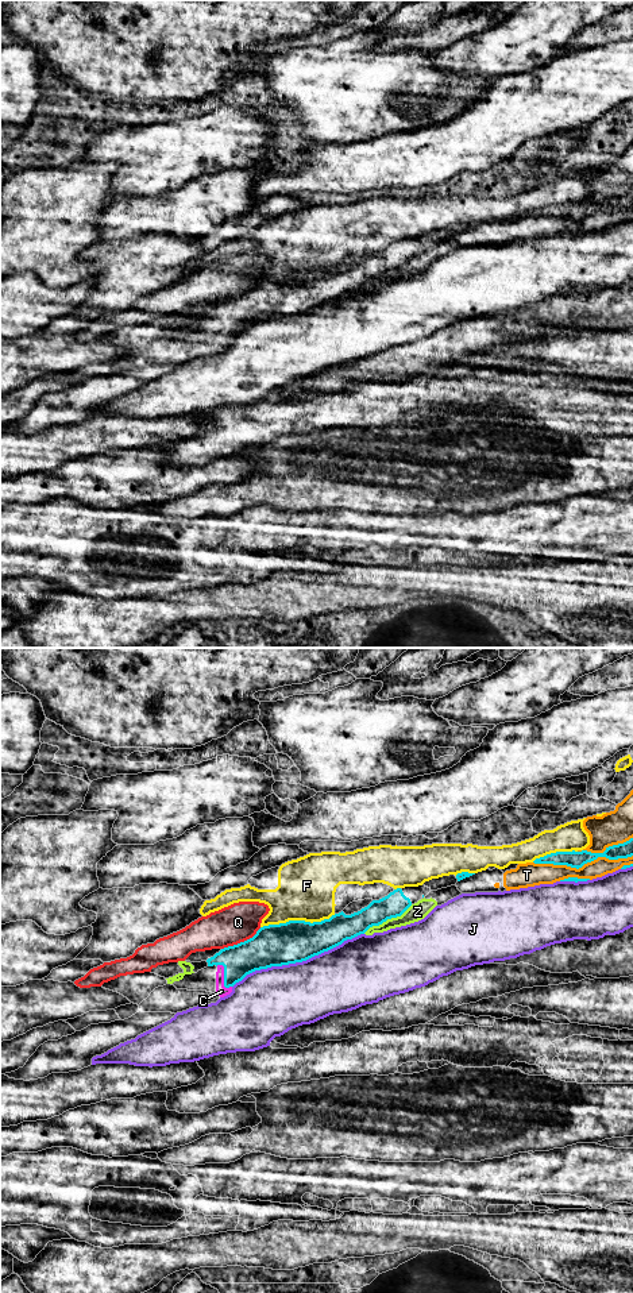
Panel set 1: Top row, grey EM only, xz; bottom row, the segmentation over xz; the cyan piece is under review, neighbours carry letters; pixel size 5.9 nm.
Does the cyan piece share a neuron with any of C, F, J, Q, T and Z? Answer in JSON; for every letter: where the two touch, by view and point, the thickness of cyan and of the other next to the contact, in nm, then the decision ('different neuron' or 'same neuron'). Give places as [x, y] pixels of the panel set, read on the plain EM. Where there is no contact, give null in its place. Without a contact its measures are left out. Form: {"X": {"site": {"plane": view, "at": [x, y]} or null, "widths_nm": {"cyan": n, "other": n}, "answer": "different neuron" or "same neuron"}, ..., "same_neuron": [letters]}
{"C": {"site": {"plane": "xz", "at": [224, 329]}, "widths_nm": {"cyan": 200, "other": 70}, "answer": "same neuron"}, "F": {"site": {"plane": "xz", "at": [297, 273]}, "widths_nm": {"cyan": 260, "other": 340}, "answer": "different neuron"}, "J": {"site": {"plane": "xz", "at": [297, 313]}, "widths_nm": {"cyan": 260, "other": 380}, "answer": "different neuron"}, "Q": {"site": {"plane": "xz", "at": [240, 294]}, "widths_nm": {"cyan": 260, "other": 220}, "answer": "different neuron"}, "T": {"site": {"plane": "xz", "at": [582, 217]}, "widths_nm": {"cyan": 100, "other": 130}, "answer": "different neuron"}, "Z": {"site": {"plane": "xz", "at": [388, 270]}, "widths_nm": {"cyan": 150, "other": 110}, "answer": "different neuron"}, "same_neuron": ["C"]}

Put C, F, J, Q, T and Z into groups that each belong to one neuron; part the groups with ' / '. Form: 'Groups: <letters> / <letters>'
Groups: C / F / J / Q / T Z

